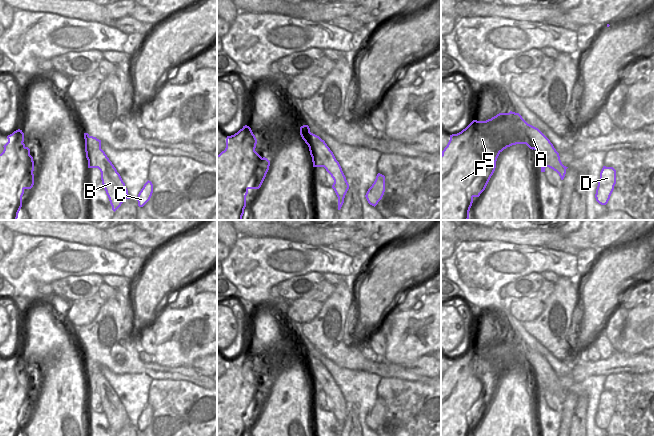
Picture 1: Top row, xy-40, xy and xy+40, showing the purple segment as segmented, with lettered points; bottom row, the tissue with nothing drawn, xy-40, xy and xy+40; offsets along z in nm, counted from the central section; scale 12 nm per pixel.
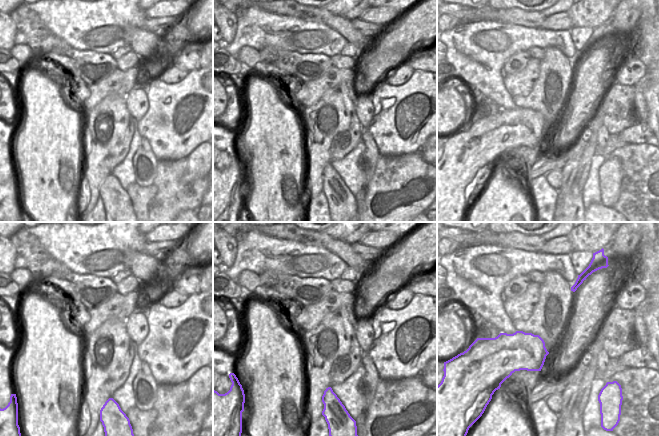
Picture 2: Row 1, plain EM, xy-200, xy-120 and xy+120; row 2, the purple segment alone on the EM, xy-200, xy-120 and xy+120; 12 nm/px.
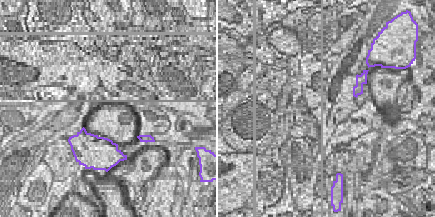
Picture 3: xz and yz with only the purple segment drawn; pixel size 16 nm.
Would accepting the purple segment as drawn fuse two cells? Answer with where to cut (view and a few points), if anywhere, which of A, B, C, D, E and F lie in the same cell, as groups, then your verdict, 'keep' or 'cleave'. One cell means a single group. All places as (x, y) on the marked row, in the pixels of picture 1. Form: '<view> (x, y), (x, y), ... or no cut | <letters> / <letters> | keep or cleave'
no cut | A B C D E F | keep

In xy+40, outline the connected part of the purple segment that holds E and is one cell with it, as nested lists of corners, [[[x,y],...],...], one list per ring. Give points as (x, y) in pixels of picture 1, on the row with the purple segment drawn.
[[[499,113],[486,121],[473,120],[465,129],[457,134],[450,135],[450,140],[441,154],[441,220],[468,220],[469,211],[474,197],[479,197],[485,190],[496,168],[499,154],[512,145],[526,144],[530,149],[537,151],[541,165],[541,172],[549,167],[556,171],[561,180],[564,179],[566,169],[560,160],[559,153],[550,140],[536,127],[528,124],[519,113]]]

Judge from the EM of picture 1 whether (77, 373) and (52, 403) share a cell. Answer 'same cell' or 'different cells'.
same cell

